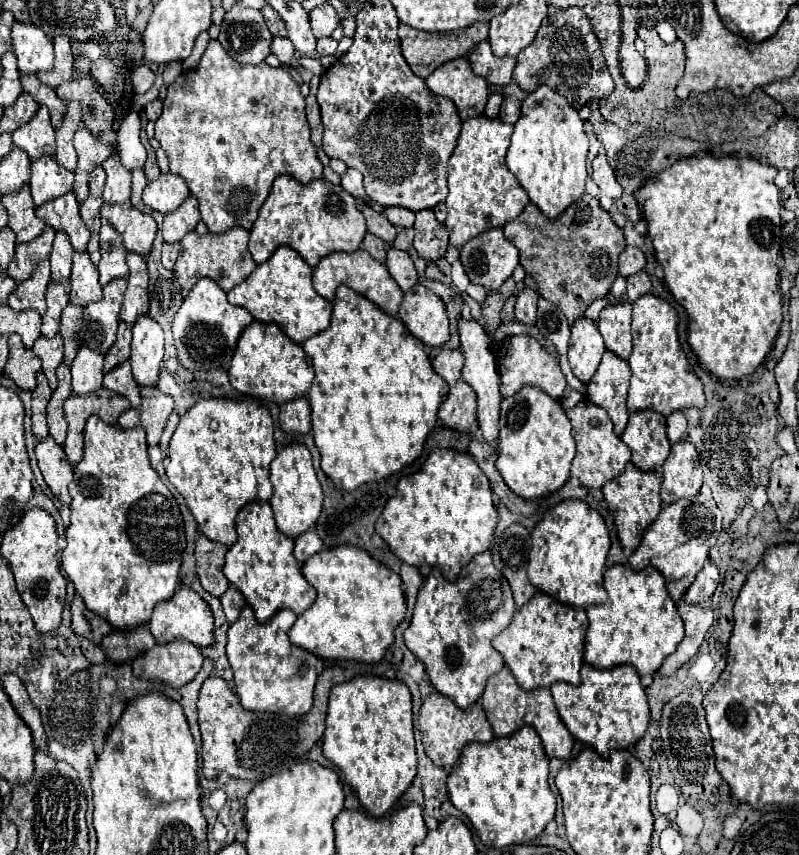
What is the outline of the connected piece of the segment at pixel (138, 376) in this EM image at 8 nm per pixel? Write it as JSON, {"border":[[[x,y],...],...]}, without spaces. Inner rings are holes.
{"border":[[[140,316],[134,322],[134,338],[132,338],[132,374],[140,386],[156,386],[160,364],[162,364],[162,348],[164,348],[164,332],[162,326],[150,316]]]}

